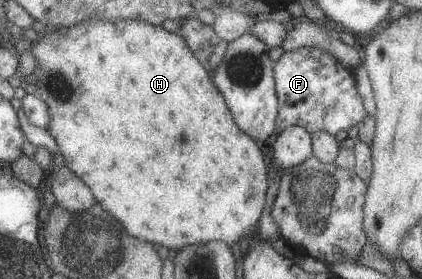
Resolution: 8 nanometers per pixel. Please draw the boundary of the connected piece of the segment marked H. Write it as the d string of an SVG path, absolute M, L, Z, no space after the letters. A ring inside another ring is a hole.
M91 19L75 26L49 28L49 30L51 32L45 35L38 34L38 39L32 42L30 50L36 61L35 71L30 79L34 79L32 82L37 88L36 94L49 105L51 120L47 129L58 142L65 166L91 188L103 208L117 220L121 220L131 236L174 251L190 244L203 244L209 241L223 241L225 244L233 245L245 234L250 239L256 236L252 230L265 206L268 166L265 166L255 141L236 125L210 74L183 37L171 34L163 26L155 26L137 19L114 21Z

